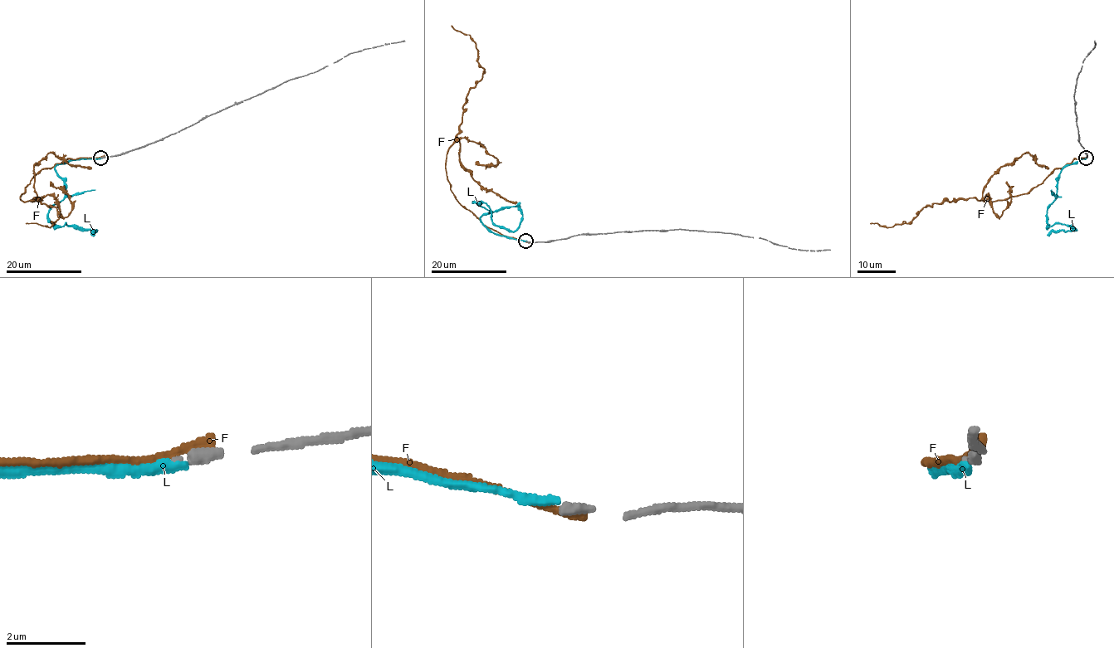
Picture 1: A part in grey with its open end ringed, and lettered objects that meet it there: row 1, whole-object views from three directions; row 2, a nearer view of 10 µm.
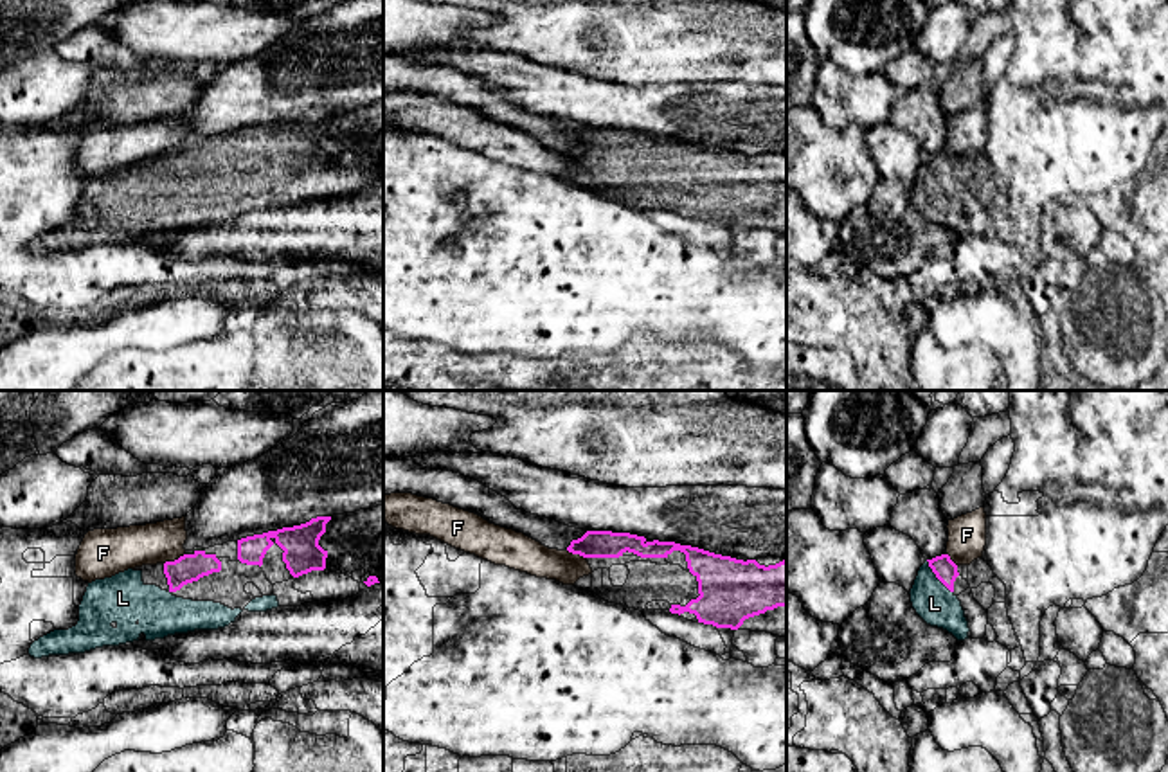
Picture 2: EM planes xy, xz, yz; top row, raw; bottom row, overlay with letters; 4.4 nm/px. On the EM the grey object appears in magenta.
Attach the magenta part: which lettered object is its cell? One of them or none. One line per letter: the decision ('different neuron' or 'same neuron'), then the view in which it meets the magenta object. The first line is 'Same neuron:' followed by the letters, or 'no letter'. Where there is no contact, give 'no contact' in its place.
Same neuron: L
F: different neuron; contact in xy
L: same neuron; contact in yz

